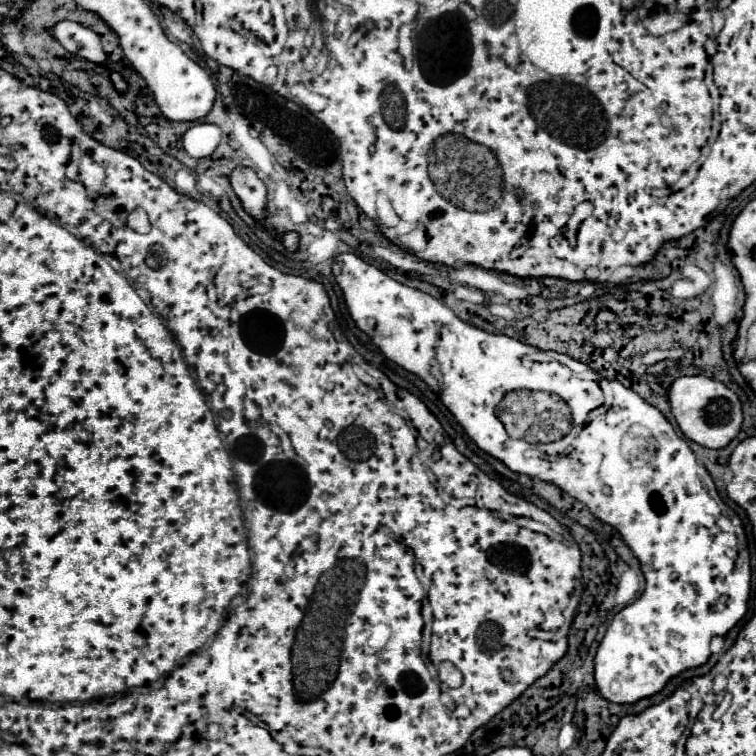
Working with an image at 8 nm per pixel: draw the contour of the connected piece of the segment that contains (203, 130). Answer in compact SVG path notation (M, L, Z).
M199 123L185 131L183 135L183 149L191 157L207 157L213 153L221 141L221 129L213 123Z

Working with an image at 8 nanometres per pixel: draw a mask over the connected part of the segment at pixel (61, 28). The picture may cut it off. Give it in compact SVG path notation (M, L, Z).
M61 21L51 29L53 37L73 55L79 55L91 63L105 65L107 55L103 53L99 35L79 23L73 21Z

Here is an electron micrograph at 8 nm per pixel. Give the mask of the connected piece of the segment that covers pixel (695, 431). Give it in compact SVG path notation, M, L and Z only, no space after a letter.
M705 375L679 377L677 381L673 381L673 385L669 387L669 403L671 403L671 413L677 419L677 425L683 431L683 435L699 443L701 447L709 449L727 447L741 431L743 409L737 393L731 391L727 385L709 379Z

